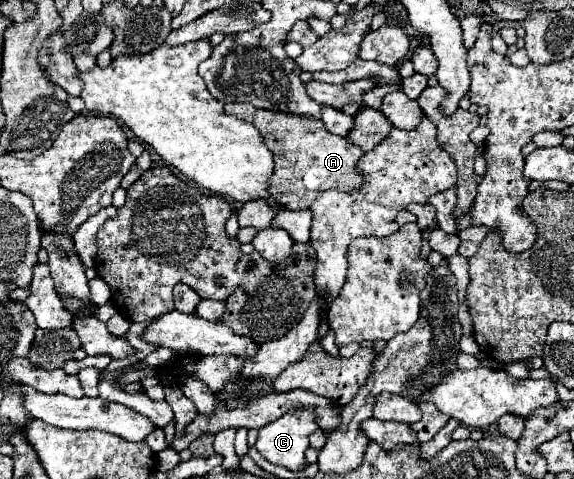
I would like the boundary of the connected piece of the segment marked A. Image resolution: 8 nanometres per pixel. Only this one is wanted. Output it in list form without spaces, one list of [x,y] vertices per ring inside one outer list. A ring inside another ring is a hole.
[[[225,104],[225,112],[253,124],[265,138],[267,148],[275,154],[275,174],[271,190],[281,206],[289,210],[305,210],[309,208],[309,202],[323,190],[353,190],[361,186],[363,178],[361,174],[357,174],[355,164],[363,156],[363,152],[357,150],[357,146],[353,146],[349,140],[327,132],[321,120],[261,110],[253,104]]]

